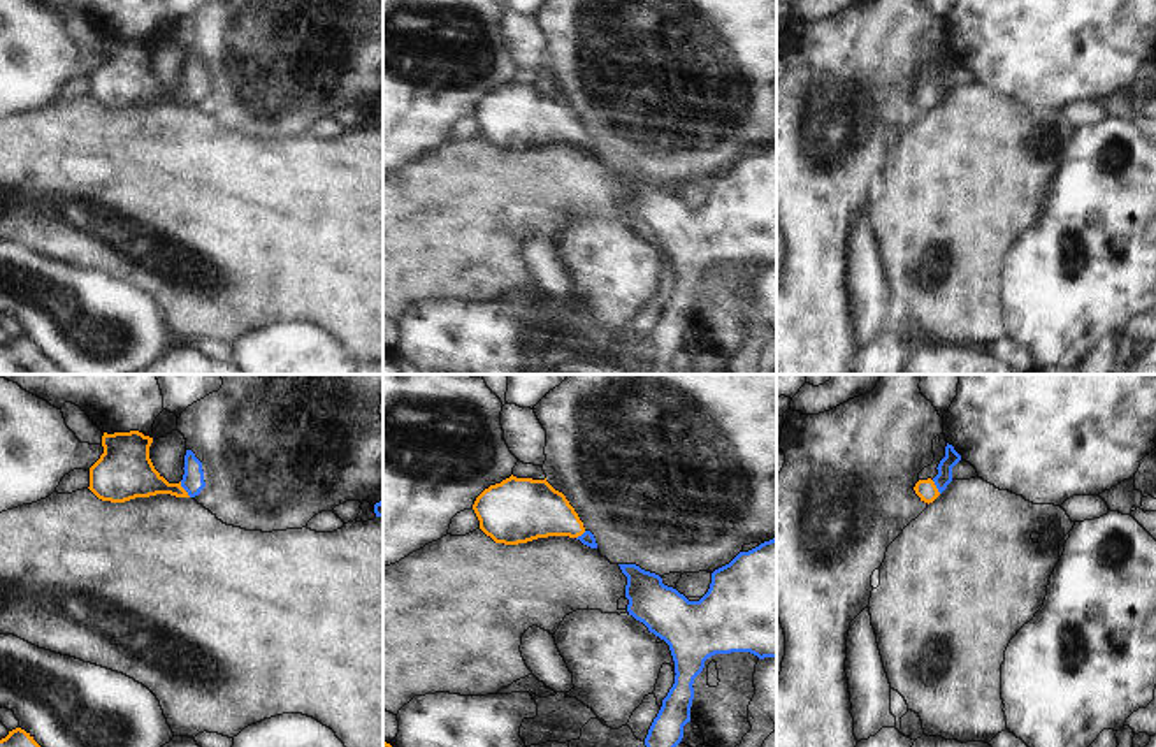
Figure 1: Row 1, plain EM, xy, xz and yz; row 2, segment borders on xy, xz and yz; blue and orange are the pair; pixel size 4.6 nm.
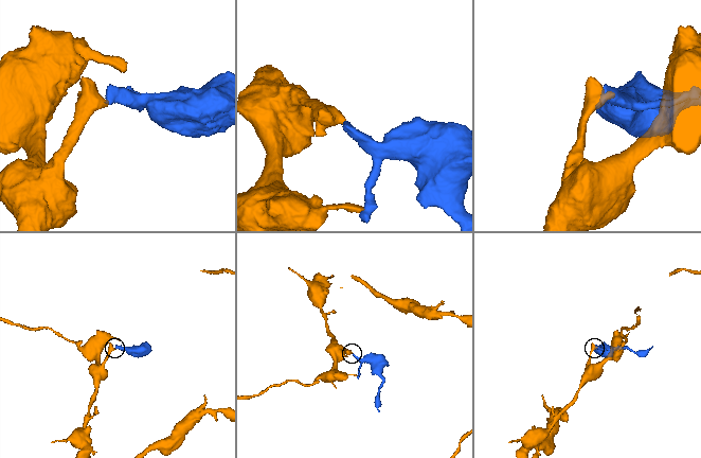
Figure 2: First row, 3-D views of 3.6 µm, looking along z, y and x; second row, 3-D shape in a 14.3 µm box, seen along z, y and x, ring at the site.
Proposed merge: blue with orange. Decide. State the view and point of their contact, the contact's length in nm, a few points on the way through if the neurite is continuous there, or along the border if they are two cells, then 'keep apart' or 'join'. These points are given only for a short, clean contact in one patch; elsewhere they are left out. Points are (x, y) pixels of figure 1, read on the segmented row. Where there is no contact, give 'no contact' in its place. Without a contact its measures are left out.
contact xy (183, 487); length 90 nm; way xy (192, 482), (183, 487), (162, 487), (130, 473); join

